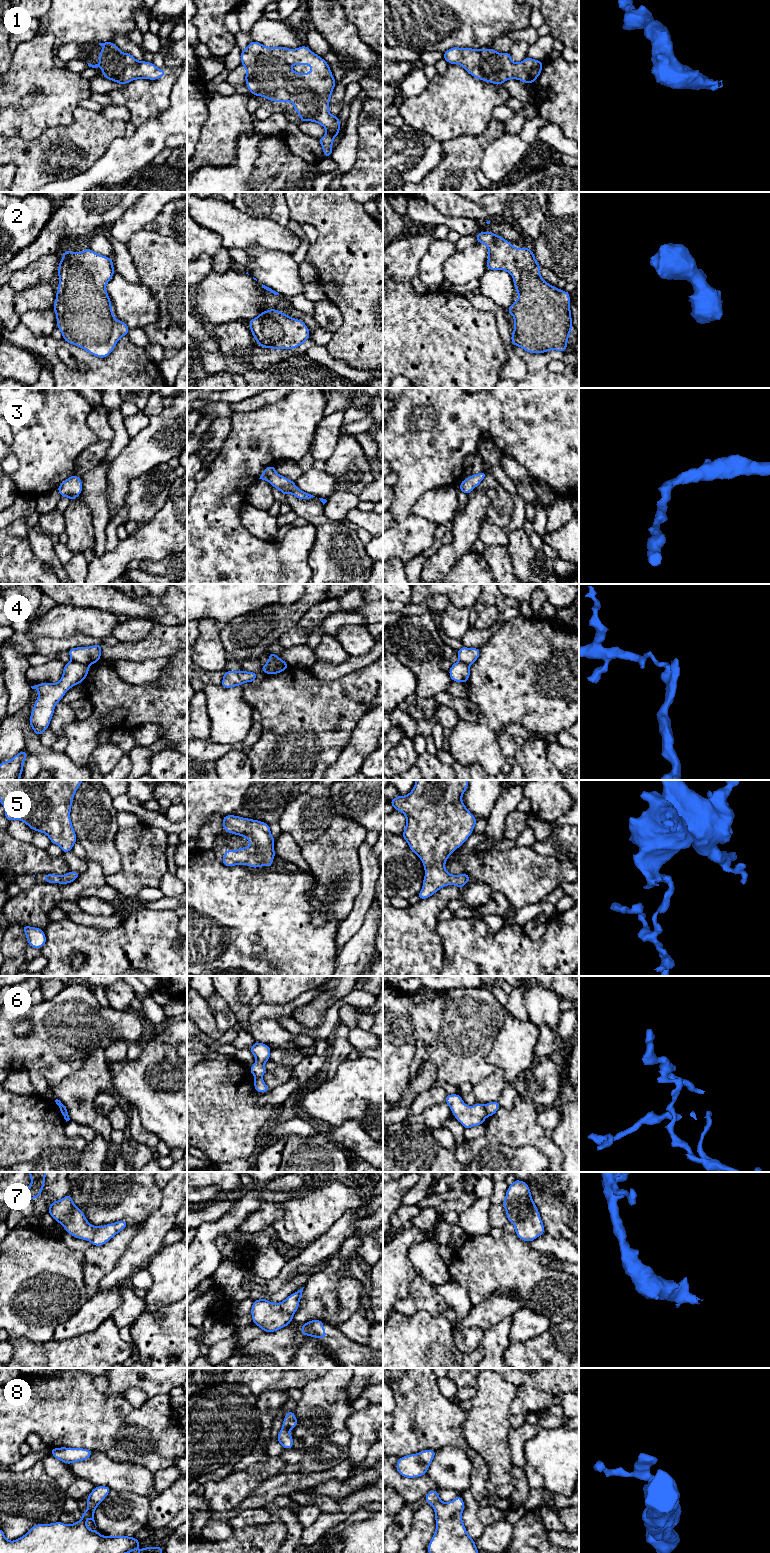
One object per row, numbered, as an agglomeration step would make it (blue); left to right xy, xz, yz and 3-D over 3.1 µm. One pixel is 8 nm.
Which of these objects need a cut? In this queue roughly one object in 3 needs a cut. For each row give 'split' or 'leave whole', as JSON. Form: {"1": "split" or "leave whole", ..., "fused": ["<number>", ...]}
{"1": "leave whole", "2": "leave whole", "3": "leave whole", "4": "split", "5": "leave whole", "6": "split", "7": "leave whole", "8": "leave whole", "fused": ["4", "6"]}

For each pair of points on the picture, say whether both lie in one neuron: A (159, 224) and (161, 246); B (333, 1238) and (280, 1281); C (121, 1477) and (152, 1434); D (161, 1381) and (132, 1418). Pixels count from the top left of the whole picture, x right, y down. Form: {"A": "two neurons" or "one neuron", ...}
{"A": "two neurons", "B": "one neuron", "C": "two neurons", "D": "two neurons"}

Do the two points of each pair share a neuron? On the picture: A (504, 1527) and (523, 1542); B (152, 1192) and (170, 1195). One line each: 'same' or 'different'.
A: different
B: different

